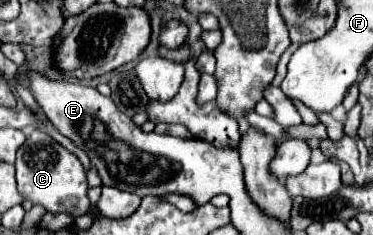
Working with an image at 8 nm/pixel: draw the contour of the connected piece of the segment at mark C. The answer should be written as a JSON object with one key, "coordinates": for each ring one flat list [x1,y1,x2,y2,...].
{"coordinates":[[34,130,30,138,24,142,24,146,18,150,16,180,18,192,26,200,44,206,48,212,66,212,74,218,90,212,84,166,72,152,68,152,64,146,60,146,56,140,52,140,48,134,40,130]]}

